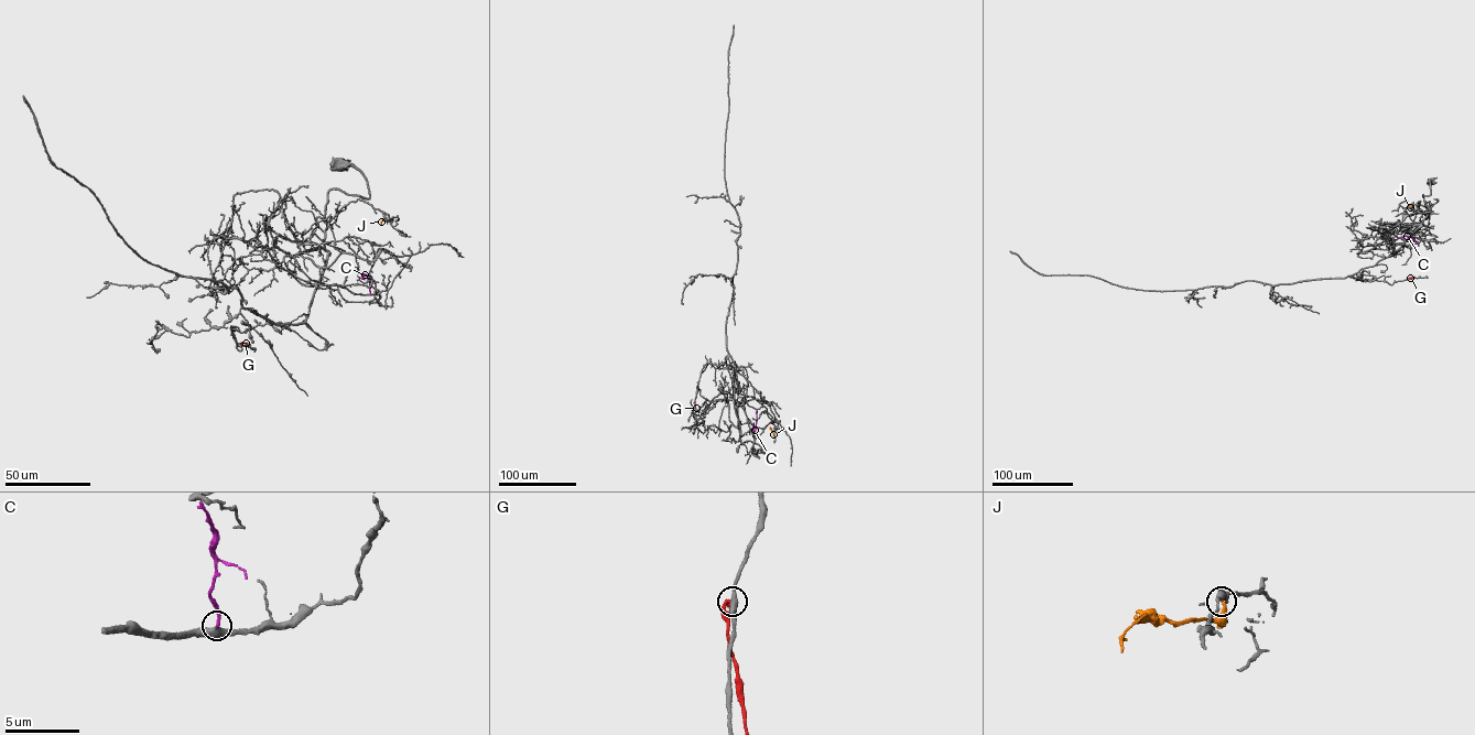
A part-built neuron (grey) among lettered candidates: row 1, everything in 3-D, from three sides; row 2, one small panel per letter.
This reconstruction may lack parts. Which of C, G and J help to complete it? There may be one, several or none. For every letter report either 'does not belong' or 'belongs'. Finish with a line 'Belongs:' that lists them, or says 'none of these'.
C: belongs
G: does not belong
J: does not belong
Belongs: C

